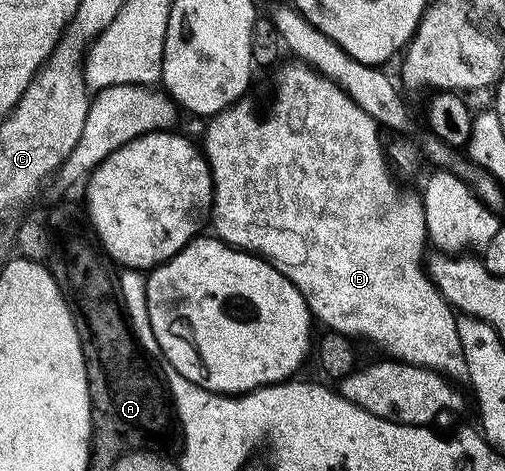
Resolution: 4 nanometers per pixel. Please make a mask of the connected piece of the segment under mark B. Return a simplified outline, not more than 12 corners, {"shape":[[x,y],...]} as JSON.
{"shape":[[301,61],[208,121],[214,237],[466,379],[380,124]]}

